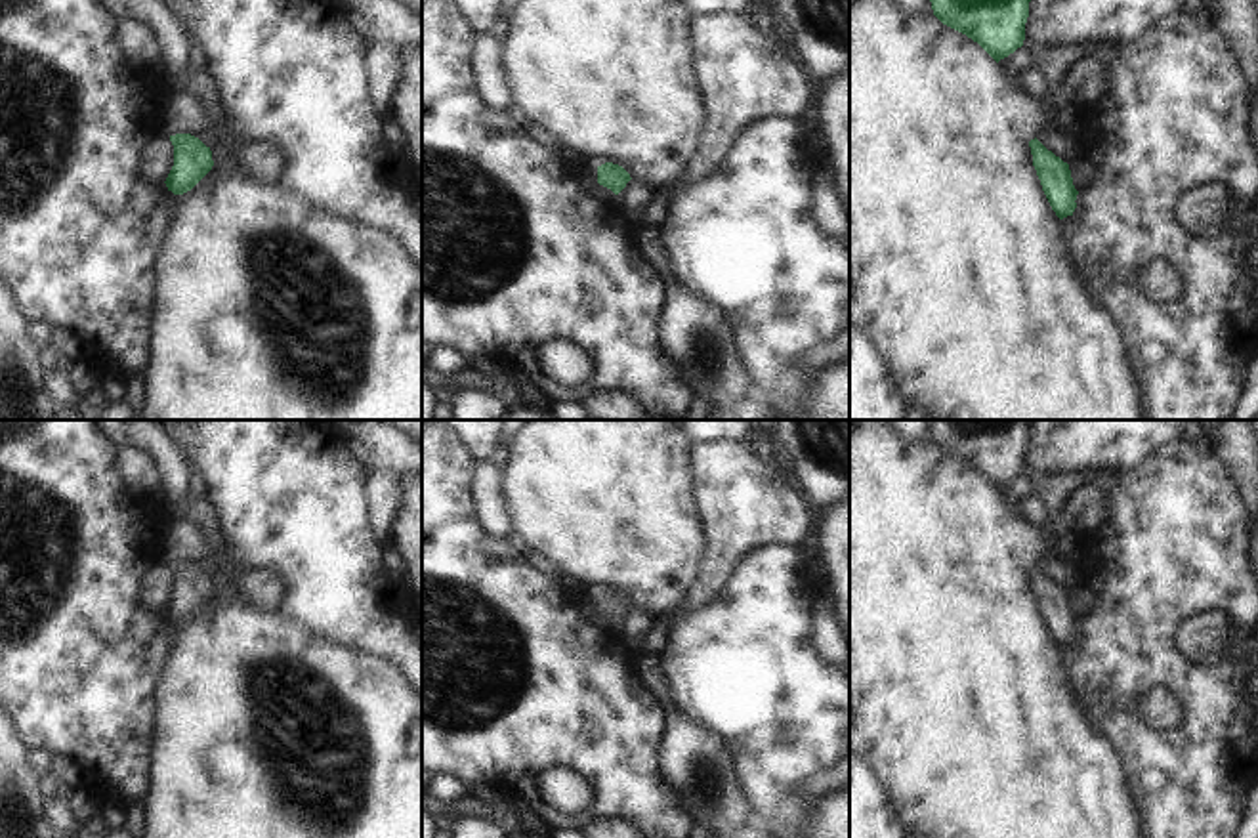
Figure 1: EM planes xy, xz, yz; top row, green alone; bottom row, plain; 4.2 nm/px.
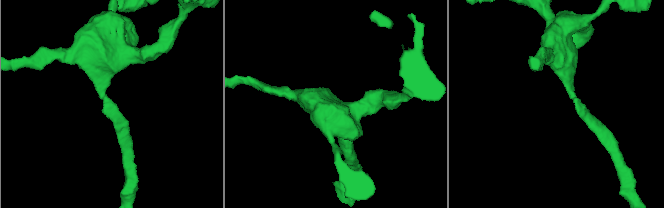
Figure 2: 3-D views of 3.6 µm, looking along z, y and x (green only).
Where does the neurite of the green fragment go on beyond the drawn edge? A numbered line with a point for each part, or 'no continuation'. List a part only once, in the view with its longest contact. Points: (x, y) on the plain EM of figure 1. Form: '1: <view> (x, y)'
no continuation.

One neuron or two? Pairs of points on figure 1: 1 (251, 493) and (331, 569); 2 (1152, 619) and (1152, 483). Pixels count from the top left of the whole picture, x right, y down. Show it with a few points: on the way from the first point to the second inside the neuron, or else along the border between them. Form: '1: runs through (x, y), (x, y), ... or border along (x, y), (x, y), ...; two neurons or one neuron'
1: runs through (270, 508), (312, 550); one neuron
2: runs through (1152, 585), (1152, 518); one neuron

